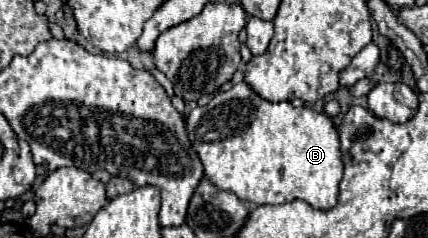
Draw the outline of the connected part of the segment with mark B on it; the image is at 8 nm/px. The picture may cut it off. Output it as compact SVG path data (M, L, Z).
M246 82L232 86L228 92L218 92L210 104L198 106L188 114L188 138L204 164L204 176L220 190L234 192L240 200L262 204L284 204L304 200L316 210L332 210L338 204L338 184L344 164L338 140L338 130L332 118L312 108L296 108L290 102L268 102L258 96Z

